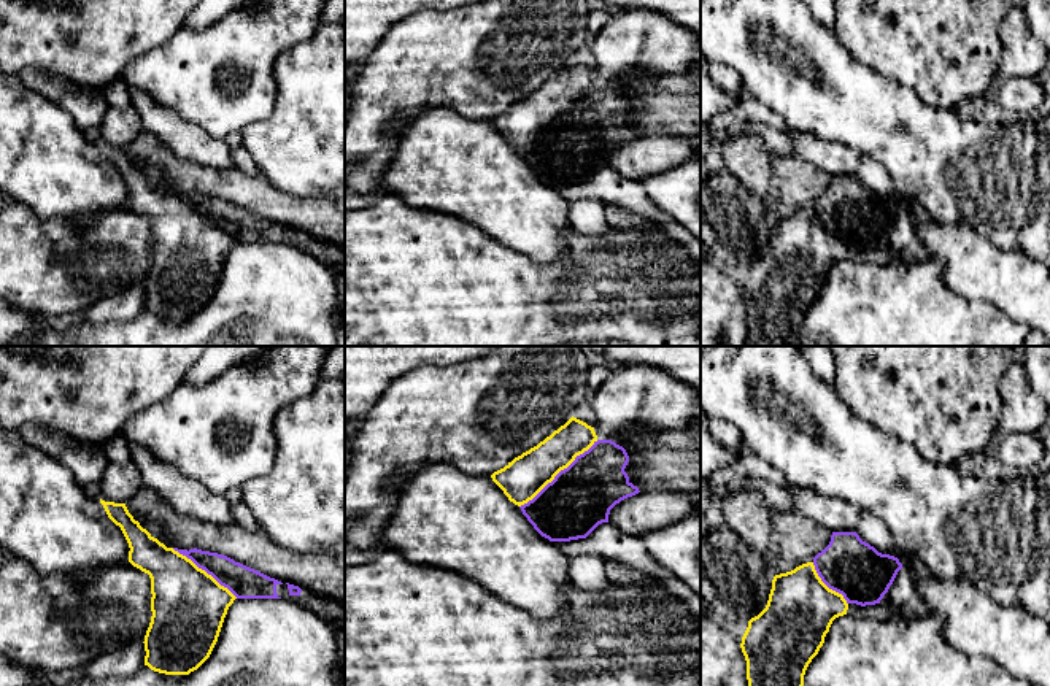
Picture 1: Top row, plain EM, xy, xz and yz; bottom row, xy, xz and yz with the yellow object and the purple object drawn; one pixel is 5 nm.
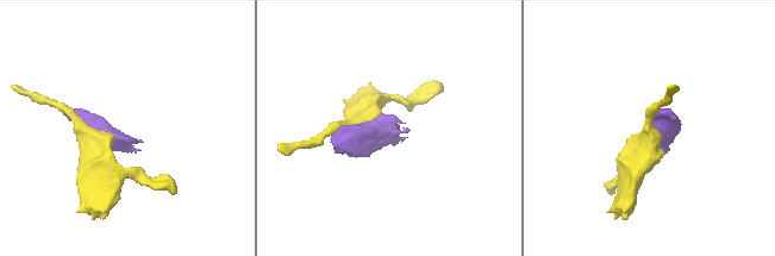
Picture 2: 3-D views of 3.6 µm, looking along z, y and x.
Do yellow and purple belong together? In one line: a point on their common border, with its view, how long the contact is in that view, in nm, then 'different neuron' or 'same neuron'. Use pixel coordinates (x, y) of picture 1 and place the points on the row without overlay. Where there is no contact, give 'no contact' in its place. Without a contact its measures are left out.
xz (558, 116) | 500 nm | different neuron

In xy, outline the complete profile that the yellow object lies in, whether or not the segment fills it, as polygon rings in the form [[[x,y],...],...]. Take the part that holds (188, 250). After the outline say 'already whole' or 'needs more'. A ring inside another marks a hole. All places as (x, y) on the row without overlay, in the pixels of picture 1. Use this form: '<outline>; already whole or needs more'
[[[100,143],[129,187],[129,206],[151,222],[151,267],[145,310],[165,319],[189,319],[211,299],[229,251],[237,243],[191,203],[154,183],[125,148]]]; already whole

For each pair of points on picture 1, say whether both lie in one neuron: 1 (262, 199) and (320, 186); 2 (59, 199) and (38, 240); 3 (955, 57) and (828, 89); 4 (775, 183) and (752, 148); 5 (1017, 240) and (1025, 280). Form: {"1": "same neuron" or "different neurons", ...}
{"1": "different neurons", "2": "different neurons", "3": "different neurons", "4": "same neuron", "5": "different neurons"}

